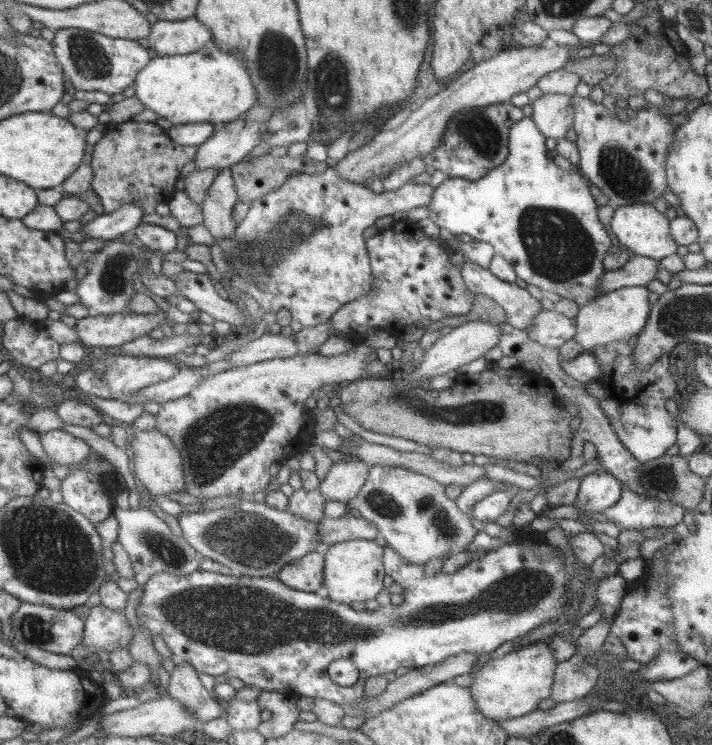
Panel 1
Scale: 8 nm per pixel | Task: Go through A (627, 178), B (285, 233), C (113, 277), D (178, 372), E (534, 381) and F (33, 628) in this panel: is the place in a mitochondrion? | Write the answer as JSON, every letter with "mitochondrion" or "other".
{"A":"mitochondrion","B":"mitochondrion","C":"mitochondrion","D":"other","E":"other","F":"mitochondrion"}

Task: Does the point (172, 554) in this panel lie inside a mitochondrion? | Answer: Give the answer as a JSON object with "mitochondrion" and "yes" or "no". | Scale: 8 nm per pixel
{"mitochondrion":"yes"}

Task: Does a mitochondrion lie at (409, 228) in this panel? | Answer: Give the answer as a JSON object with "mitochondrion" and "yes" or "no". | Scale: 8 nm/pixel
{"mitochondrion":"no"}

